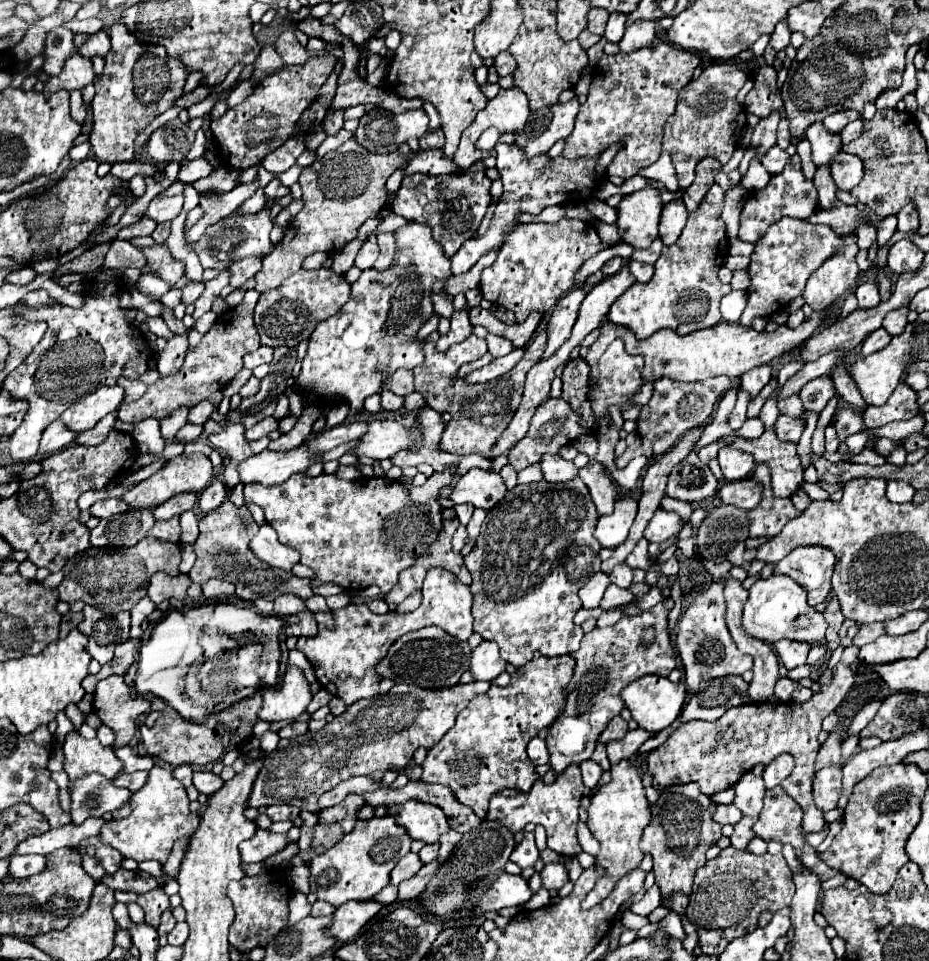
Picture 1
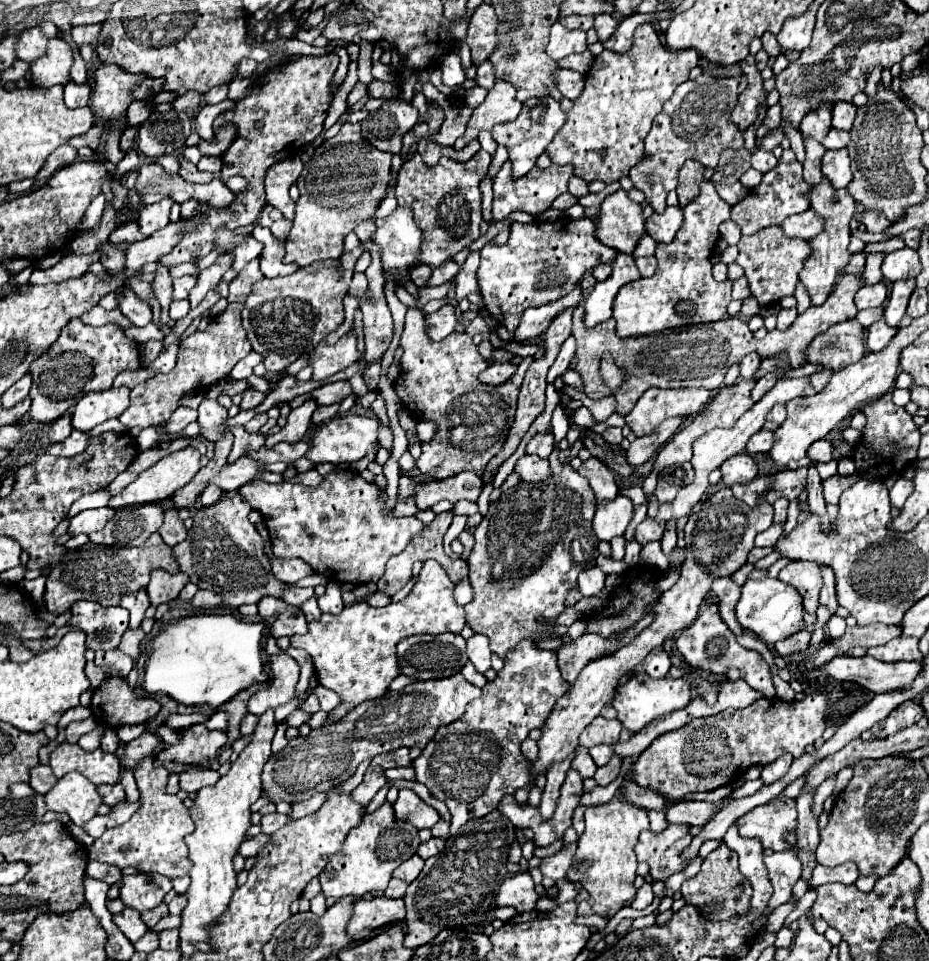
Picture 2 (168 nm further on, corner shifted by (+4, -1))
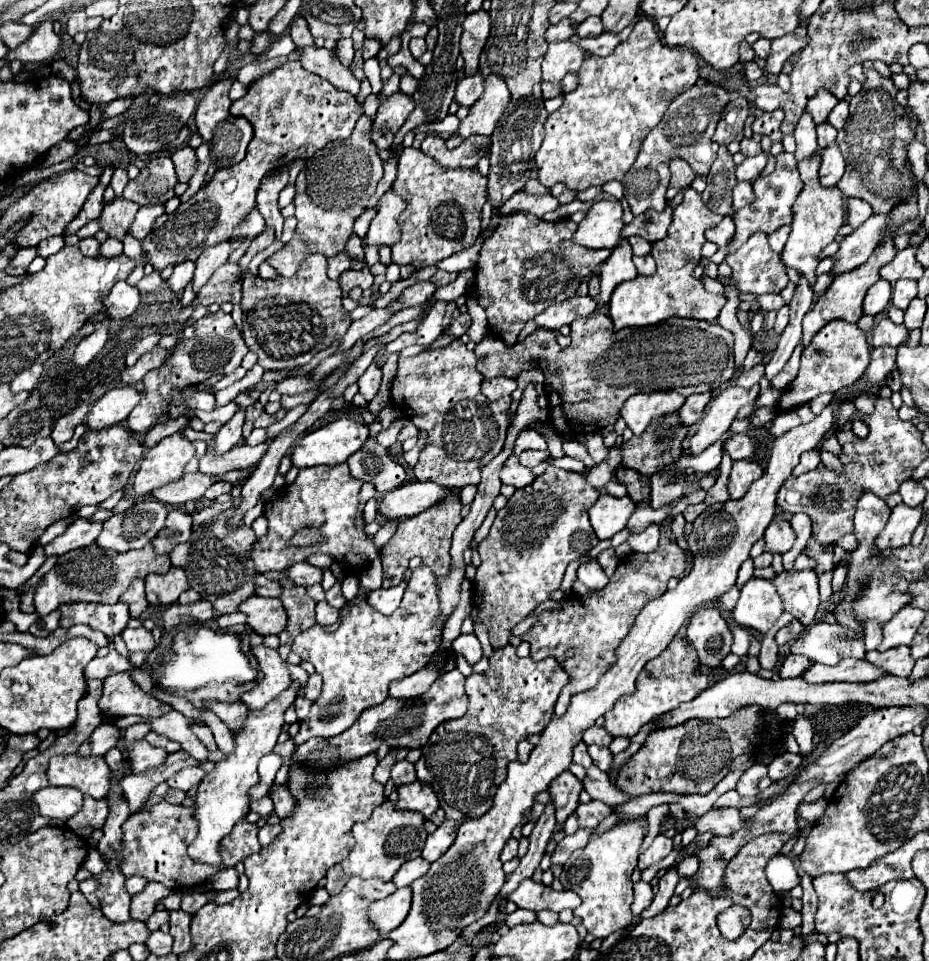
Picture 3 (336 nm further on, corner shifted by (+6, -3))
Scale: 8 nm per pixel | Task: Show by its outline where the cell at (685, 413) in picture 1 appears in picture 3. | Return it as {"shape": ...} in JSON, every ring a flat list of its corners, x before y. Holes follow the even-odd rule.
{"shape":[[658,391,658,393,638,393,628,399,620,411,628,429,634,435,642,435,652,419,676,413,684,405,686,397,676,391]]}

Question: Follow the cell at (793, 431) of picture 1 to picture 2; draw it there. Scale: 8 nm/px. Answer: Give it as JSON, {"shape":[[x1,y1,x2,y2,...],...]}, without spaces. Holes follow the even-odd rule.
{"shape":[[760,429,754,437,750,437,750,441,746,443,746,453,754,455,754,453,768,453,774,445,774,433]]}

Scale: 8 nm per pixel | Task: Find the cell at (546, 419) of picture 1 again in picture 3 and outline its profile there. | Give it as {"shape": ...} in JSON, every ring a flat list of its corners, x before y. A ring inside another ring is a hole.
{"shape":[[526,449,520,453,520,463,524,463,526,467,536,467,540,461,544,461,548,457,548,453,544,451,532,451,532,449]]}

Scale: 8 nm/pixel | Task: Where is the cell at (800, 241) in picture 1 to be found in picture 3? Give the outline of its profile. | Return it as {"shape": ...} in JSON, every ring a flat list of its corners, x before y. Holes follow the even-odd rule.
{"shape":[[754,233,734,255,726,257,726,263,732,267,732,277,742,293,756,297,780,293,790,283,780,255,768,245,766,233]]}

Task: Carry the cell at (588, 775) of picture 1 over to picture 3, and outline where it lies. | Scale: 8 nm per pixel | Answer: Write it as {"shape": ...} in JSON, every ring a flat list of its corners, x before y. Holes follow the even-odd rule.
{"shape":[[580,741,576,747,574,747,572,763,578,763,578,765,582,765,584,769,592,767,592,759,590,759,590,755,588,755,588,749,586,749,586,745,584,745,582,741]]}

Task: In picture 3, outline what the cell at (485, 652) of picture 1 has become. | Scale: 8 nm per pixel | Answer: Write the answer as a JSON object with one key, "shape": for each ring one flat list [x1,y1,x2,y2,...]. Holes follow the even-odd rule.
{"shape":[[474,633,470,635,460,635,454,643,452,643,452,649,462,655,470,665,476,665,480,659,482,659,482,647,480,647,480,641]]}

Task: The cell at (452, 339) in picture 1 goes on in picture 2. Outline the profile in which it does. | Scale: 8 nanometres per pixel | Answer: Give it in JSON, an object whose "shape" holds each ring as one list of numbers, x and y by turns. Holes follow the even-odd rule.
{"shape":[[444,305,436,313,428,313,424,317,424,321,426,321,426,335,432,341,446,339,454,331,454,327,458,325,456,313,454,313,454,307,452,305]]}

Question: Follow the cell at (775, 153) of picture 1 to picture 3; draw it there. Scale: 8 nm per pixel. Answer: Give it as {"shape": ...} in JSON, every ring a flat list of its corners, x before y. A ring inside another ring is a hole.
{"shape":[[760,153,756,157,746,157,746,161,742,165,738,165,736,169,736,177,738,181,752,181,756,179,756,175,766,167,766,155]]}

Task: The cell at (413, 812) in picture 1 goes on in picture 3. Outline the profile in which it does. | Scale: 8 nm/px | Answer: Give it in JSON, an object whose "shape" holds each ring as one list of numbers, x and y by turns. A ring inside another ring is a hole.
{"shape":[[420,781,400,785,398,793,400,793,400,797,396,801,396,807,400,807,400,809,418,811,426,819,430,819,430,815,438,809,438,799,436,799,434,791,428,785,422,785]]}

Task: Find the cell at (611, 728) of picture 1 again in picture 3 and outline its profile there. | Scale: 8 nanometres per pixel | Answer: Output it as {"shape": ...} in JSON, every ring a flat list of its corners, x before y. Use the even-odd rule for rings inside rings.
{"shape":[[592,725,592,727,588,727,586,731,584,731,584,735,582,735,582,741,586,743,586,745,602,745,602,747,608,747,610,743,612,743,612,735,604,729,604,727,598,727,598,725]]}

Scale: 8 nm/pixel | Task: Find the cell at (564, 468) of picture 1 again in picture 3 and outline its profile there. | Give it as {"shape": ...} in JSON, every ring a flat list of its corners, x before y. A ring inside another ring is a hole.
{"shape":[[516,455,508,457,508,461,504,463,504,469,500,473,502,483,506,485,514,485,514,487,526,487,528,483,534,481,534,473,530,467,524,467]]}

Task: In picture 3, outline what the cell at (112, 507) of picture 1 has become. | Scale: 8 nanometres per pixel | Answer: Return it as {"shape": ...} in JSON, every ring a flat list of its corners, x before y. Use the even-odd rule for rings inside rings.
{"shape":[[78,517,68,525,68,529,62,535,58,535,54,541,50,541,44,547,46,557,62,555,66,551,72,551,72,549,78,549,84,545,92,545,96,541,96,537,100,535,100,531,102,531,102,523]]}

